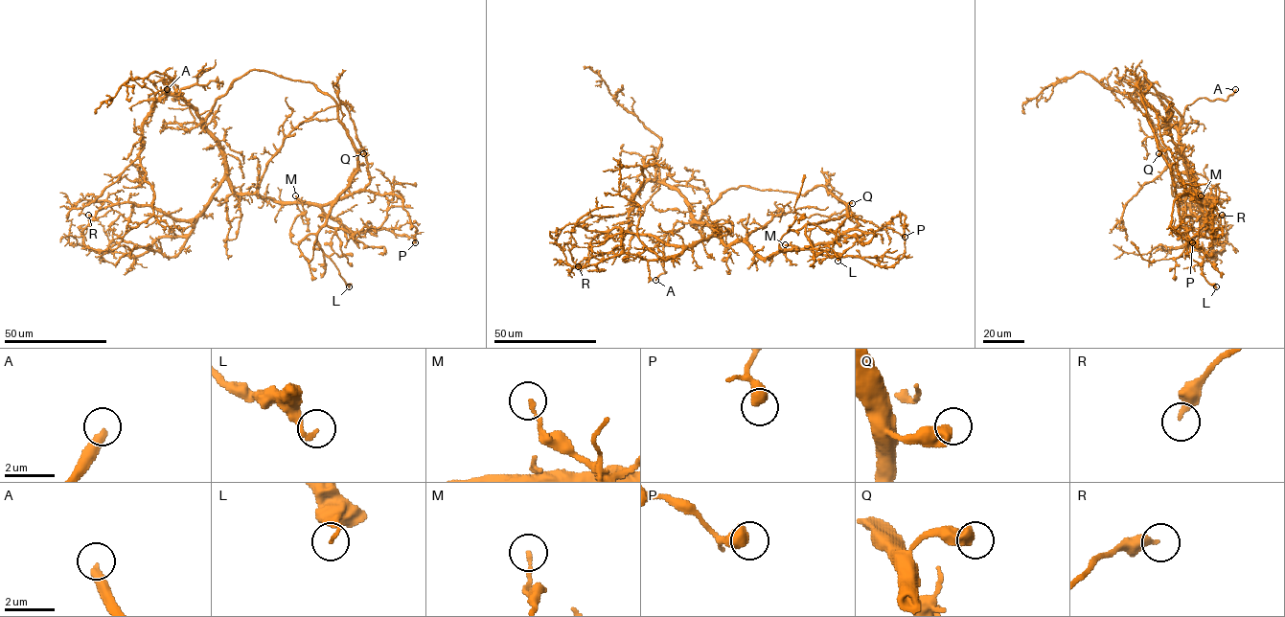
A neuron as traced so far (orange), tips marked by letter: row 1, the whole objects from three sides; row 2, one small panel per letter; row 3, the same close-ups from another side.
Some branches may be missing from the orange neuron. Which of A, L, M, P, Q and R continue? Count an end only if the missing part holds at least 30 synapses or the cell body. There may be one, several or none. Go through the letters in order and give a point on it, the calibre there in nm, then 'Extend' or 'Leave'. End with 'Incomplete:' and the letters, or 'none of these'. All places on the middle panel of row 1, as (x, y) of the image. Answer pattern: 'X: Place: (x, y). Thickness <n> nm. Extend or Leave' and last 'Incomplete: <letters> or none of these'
A: Place: (655, 280). Thickness 360 nm. Extend
L: Place: (837, 261). Thickness 160 nm. Leave
M: Place: (785, 244). Thickness 170 nm. Leave
P: Place: (905, 237). Thickness 550 nm. Leave
Q: Place: (852, 203). Thickness 550 nm. Leave
R: Place: (578, 266). Thickness 320 nm. Leave
Incomplete: A

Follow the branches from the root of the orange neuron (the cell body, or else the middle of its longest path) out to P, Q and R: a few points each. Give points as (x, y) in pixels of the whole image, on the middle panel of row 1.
P: (717, 235), (726, 244), (744, 241), (764, 258), (831, 243), (851, 230), (875, 232), (902, 215), (905, 237)
Q: (717, 235), (764, 258), (829, 250), (842, 225), (827, 232), (816, 224), (852, 203)
R: (717, 235), (688, 245), (665, 245), (652, 236), (627, 234), (620, 248), (585, 258), (578, 266)

